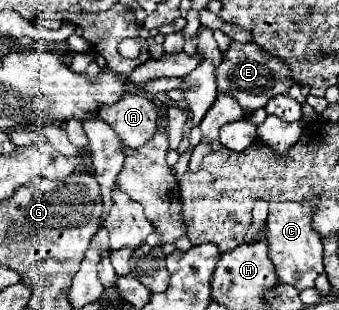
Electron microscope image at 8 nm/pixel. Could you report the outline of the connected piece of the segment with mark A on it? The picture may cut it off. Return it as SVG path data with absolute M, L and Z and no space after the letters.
M143 92L123 94L113 106L101 106L99 116L129 148L143 146L157 132L159 112Z

